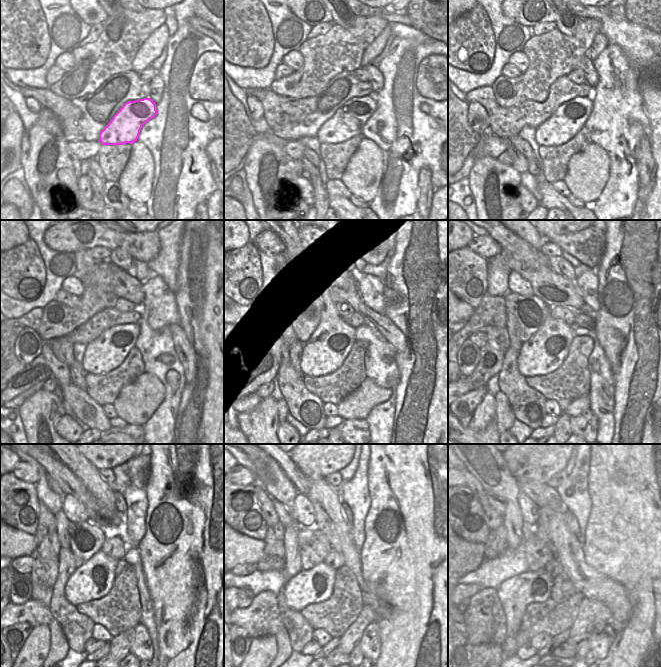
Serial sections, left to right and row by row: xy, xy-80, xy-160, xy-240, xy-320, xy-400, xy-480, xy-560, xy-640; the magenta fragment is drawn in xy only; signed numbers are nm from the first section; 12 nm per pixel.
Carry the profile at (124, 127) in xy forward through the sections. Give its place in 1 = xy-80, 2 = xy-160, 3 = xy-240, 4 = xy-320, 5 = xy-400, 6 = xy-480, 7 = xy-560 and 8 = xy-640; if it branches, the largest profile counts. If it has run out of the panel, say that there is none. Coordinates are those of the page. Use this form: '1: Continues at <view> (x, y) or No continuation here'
1: Continues at xy-80 (348, 121)
2: Continues at xy-160 (570, 117)
3: Continues at xy-240 (108, 351)
4: Continues at xy-320 (325, 351)
5: Continues at xy-400 (545, 352)
6: Continues at xy-480 (94, 579)
7: Continues at xy-560 (315, 585)
8: Continues at xy-640 (517, 594).

